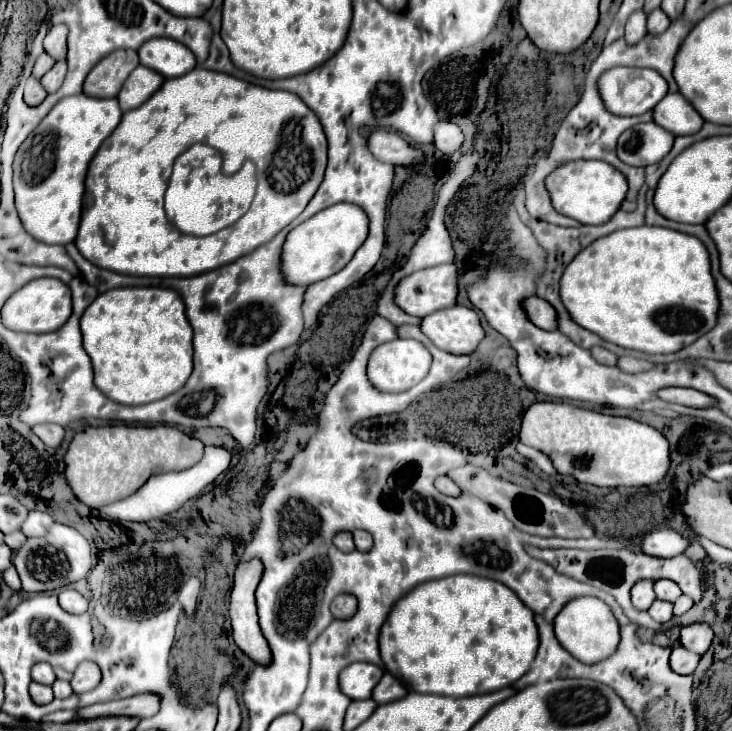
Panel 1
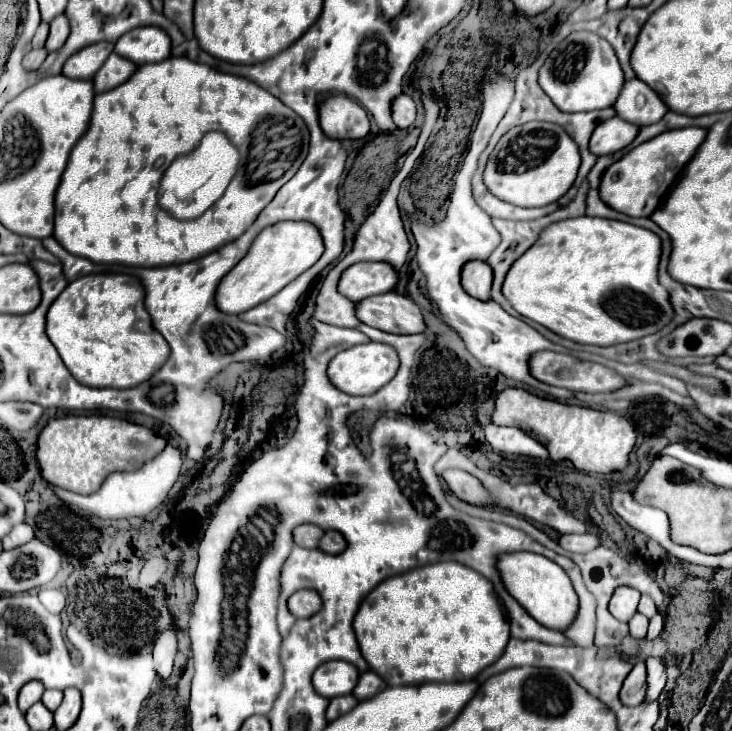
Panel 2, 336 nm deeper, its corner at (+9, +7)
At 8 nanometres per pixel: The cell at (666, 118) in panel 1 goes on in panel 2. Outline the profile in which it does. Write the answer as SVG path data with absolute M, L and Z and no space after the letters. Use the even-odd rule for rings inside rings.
M629 79L623 83L623 91L613 103L613 109L617 111L617 117L639 127L657 123L669 111L667 105L661 103L659 95L655 95L655 91L651 91L639 79Z

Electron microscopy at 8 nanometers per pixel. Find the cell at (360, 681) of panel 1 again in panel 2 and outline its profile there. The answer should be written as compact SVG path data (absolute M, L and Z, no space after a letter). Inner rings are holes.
M327 661L319 665L313 673L313 689L327 699L349 695L359 679L359 671L355 665L347 661Z

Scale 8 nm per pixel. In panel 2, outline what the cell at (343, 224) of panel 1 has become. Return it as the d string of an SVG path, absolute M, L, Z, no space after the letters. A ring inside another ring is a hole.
M283 221L263 229L249 253L221 279L215 303L227 315L241 315L279 293L287 283L305 273L323 255L323 241L315 225L303 221Z

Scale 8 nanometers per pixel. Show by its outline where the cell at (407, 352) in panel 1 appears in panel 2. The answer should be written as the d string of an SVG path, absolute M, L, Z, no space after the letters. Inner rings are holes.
M365 343L337 353L329 361L327 377L339 391L345 391L347 395L371 395L379 391L385 383L389 383L395 377L397 369L399 357L395 355L395 351L391 351L391 347L387 347L385 343Z

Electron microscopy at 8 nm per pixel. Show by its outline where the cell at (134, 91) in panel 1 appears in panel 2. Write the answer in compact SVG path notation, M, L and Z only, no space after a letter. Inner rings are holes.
M111 53L103 63L103 67L97 71L97 75L93 77L95 91L103 93L103 91L109 91L111 87L117 87L119 83L125 83L131 77L131 71L135 71L135 67L137 65L131 63L129 59L123 59Z

